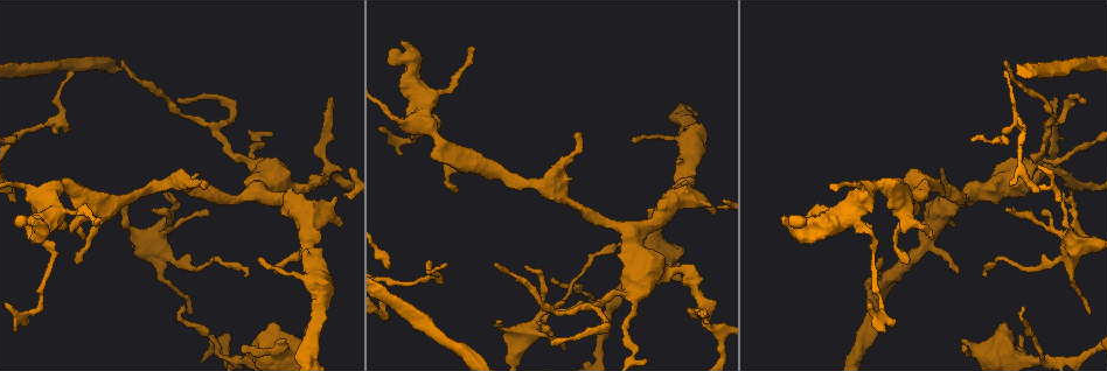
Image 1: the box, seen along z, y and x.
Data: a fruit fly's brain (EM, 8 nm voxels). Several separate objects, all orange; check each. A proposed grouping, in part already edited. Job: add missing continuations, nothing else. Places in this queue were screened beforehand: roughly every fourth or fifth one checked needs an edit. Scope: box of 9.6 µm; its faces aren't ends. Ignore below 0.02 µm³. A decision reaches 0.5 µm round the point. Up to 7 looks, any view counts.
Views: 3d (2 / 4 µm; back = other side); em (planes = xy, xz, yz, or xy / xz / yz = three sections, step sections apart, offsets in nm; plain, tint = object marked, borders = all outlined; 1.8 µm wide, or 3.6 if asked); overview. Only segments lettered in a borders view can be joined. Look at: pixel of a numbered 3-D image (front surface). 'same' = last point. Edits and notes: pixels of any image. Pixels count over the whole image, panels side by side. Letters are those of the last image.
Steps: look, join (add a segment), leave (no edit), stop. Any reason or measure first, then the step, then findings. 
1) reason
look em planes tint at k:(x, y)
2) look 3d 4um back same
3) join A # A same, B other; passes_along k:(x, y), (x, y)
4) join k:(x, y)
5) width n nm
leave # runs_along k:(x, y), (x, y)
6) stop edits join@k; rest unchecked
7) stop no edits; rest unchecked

branch stops here
look 3d 2um at 1:(565, 347)

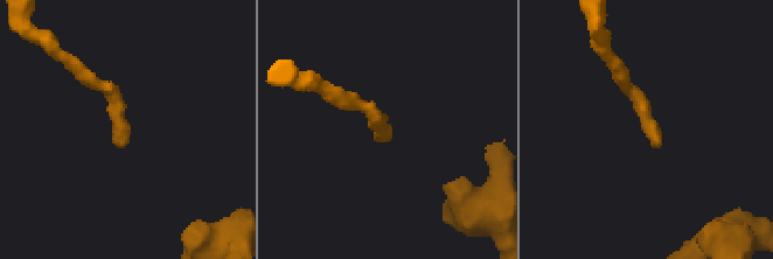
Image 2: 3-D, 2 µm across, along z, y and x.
look em yz step 16 tint at 2:(389, 131)

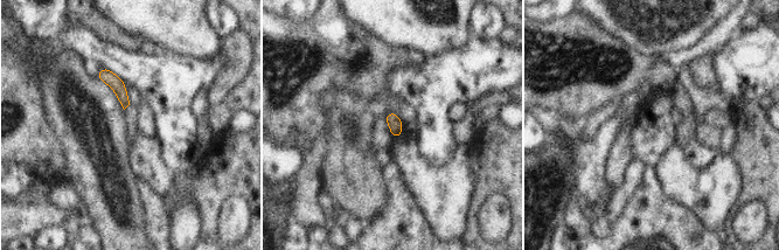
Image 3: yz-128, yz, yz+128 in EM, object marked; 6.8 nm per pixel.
another direction
look em planes borders same

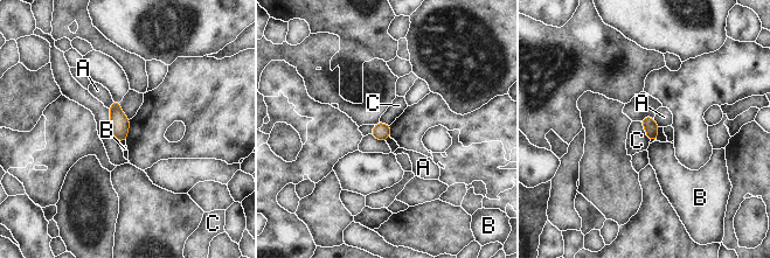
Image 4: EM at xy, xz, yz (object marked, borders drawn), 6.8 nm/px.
leave # A other, B other, C other; border 4:(639, 121), (650, 140); no lettered segment goes on from it

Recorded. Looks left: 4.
branch stops here
look 3d 2um at 1:(962, 352)

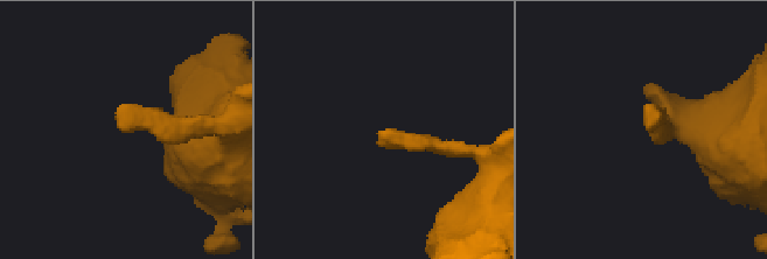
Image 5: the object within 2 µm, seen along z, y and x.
look em xy step 16 borders at 5:(120, 125)

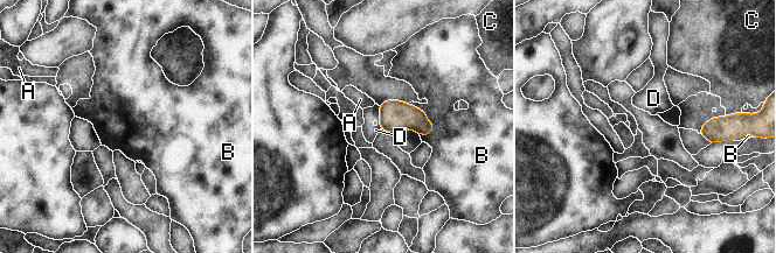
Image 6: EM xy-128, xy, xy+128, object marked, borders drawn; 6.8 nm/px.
width 200 nm
leave # A other, B other, C other, D other; border 6:(379, 106), (379, 126), (381, 128); no lettered segment goes on from it

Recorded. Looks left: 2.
tapers out
look em planes borders at 1:(986, 277)

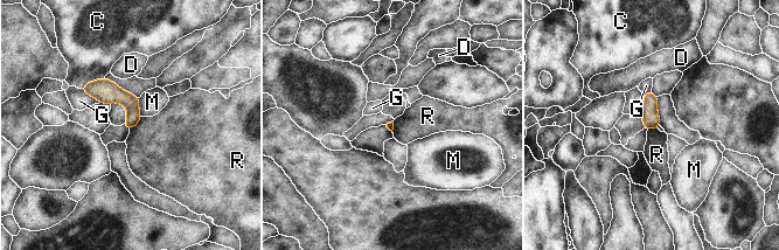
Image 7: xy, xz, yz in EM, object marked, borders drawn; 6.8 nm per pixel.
leave # C other, D other, G other, M other, R other; no lettered segment goes on from it

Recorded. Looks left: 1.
stop no edits; rest unchecked

